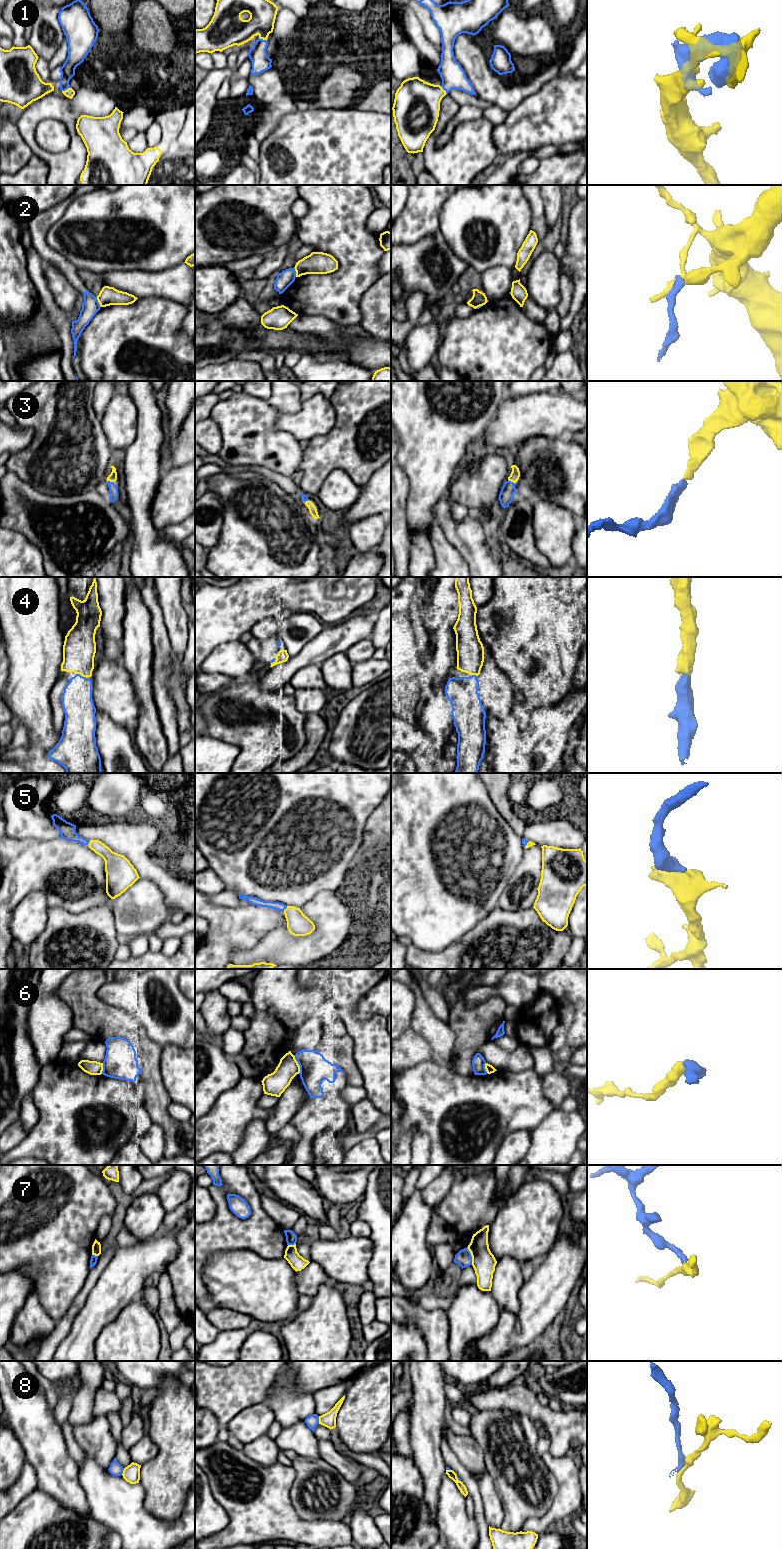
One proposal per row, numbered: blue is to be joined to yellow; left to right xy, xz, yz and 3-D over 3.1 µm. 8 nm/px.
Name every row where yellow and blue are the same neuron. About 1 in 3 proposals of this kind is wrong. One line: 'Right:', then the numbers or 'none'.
Right: 1, 3, 4, 5

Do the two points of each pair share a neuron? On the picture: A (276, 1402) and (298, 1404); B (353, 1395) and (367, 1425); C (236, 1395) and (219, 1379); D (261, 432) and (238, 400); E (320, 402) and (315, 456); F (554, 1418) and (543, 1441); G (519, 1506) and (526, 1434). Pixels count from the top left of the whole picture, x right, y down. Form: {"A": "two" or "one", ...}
{"A": "one", "B": "one", "C": "one", "D": "one", "E": "two", "F": "two", "G": "one"}

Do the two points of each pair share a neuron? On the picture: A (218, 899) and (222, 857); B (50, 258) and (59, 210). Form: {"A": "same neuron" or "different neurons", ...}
{"A": "different neurons", "B": "same neuron"}

